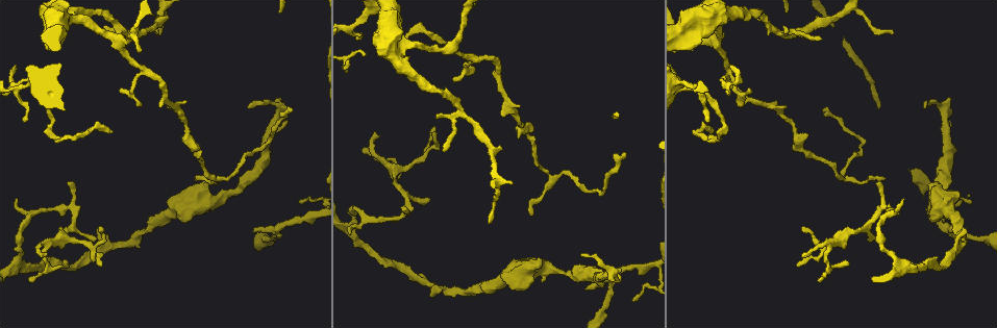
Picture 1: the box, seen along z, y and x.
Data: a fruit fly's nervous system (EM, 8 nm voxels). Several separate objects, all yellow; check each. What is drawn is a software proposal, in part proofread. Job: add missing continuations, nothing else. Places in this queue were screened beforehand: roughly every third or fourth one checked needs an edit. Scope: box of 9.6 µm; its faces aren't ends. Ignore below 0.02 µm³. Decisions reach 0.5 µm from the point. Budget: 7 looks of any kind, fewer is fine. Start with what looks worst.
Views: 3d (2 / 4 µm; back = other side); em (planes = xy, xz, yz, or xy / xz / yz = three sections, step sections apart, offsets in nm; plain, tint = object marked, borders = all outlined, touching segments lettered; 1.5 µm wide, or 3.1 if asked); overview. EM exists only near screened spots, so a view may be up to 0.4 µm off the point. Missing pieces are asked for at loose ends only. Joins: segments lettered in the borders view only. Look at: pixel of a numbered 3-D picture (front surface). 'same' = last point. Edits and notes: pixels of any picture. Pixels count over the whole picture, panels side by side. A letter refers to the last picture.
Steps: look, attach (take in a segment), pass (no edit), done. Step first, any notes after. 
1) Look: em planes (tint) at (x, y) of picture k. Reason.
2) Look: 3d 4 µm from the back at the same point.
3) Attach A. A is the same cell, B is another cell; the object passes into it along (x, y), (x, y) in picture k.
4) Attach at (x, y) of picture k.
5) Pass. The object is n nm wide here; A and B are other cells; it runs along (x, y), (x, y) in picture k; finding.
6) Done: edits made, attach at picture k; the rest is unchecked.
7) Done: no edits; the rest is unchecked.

Look: em planes (tint) at (156, 34) of picture 1. Thin end.

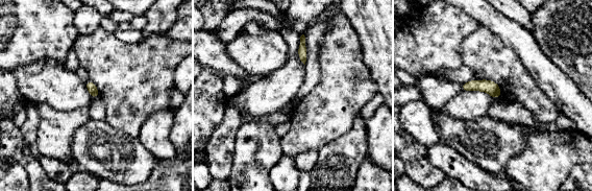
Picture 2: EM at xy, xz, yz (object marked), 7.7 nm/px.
Look: em planes (borders) at the same point.

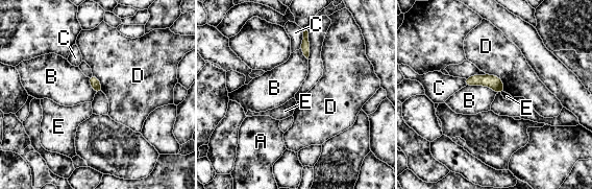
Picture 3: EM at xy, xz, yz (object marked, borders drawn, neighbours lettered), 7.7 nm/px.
Pass. A, B, C, D and E are other cells; a border runs along (465, 86), (488, 86), (497, 93) in picture 3; none of them fits.

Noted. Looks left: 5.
Look: 3d 4 µm at (428, 199) of picture 1. Tapers out.

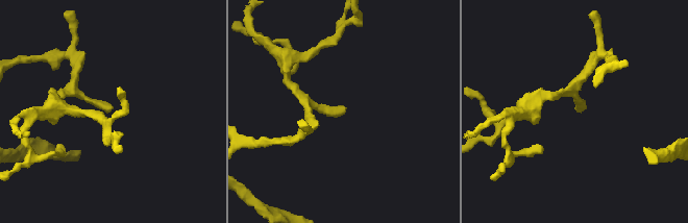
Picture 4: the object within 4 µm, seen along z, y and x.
Look: em xy step 4 (tint) at (575, 106) of picture 4.

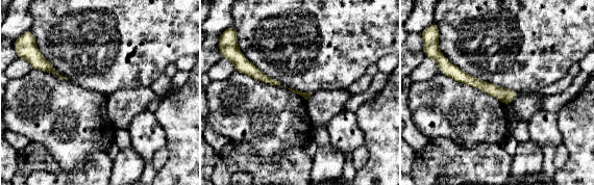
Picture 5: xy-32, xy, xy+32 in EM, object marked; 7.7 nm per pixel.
Look: em planes (borders) at the same point.

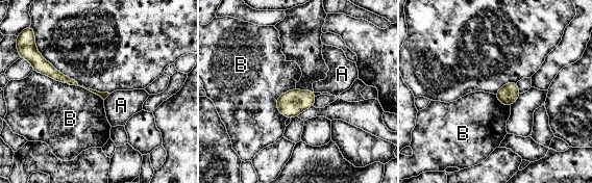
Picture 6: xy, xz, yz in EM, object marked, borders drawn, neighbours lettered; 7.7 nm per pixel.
Pass. A and B are other cells; a border runs along (33, 70), (58, 81), (78, 86) in picture 6; none of them fits.

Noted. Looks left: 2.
Look: em xz step 8 (borders) at (433, 131) of picture 1. Tapers out.

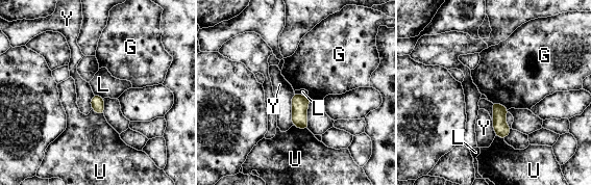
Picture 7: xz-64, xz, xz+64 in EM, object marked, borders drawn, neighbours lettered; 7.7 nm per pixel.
Pass. The longest contact is with Y, 260 nm; G, L, U and Y are other cells; no lettered segment goes on from it.

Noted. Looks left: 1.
Done: no edits; the rest is unchecked.

